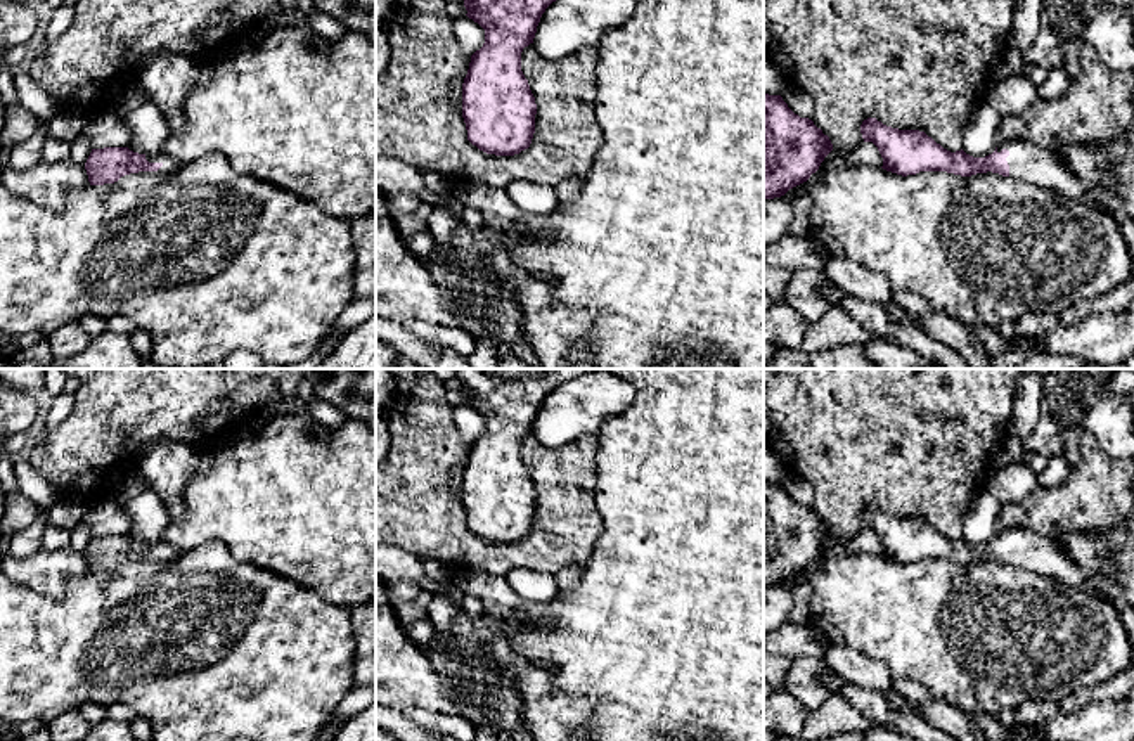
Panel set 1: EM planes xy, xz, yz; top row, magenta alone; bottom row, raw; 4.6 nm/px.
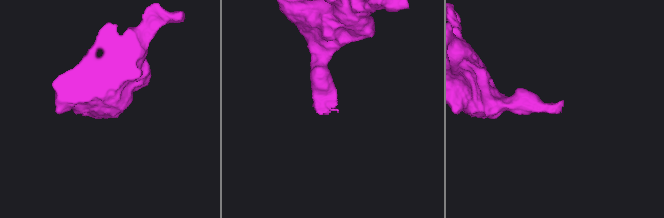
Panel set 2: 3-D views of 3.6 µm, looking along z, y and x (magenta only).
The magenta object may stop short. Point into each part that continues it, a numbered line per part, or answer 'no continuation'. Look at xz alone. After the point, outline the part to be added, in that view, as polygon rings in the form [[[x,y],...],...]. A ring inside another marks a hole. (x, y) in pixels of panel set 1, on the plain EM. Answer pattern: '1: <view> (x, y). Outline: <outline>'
no continuation

